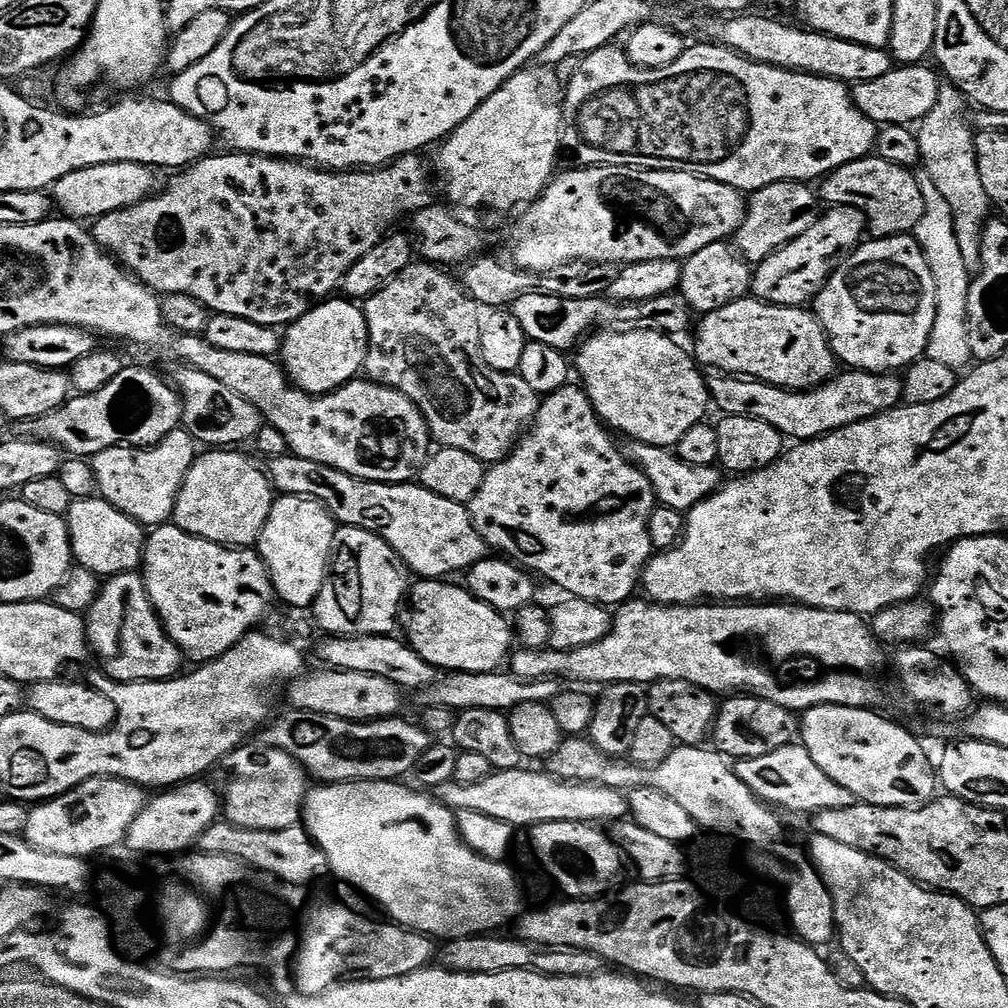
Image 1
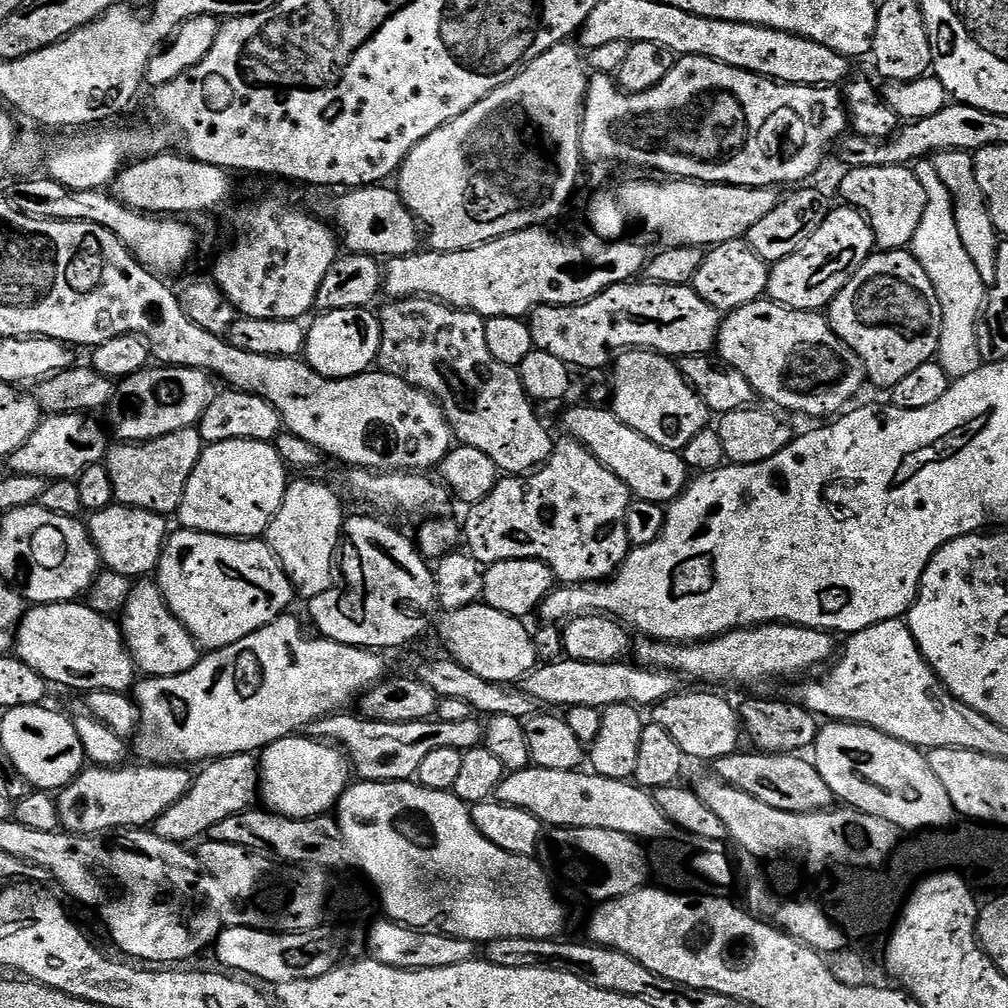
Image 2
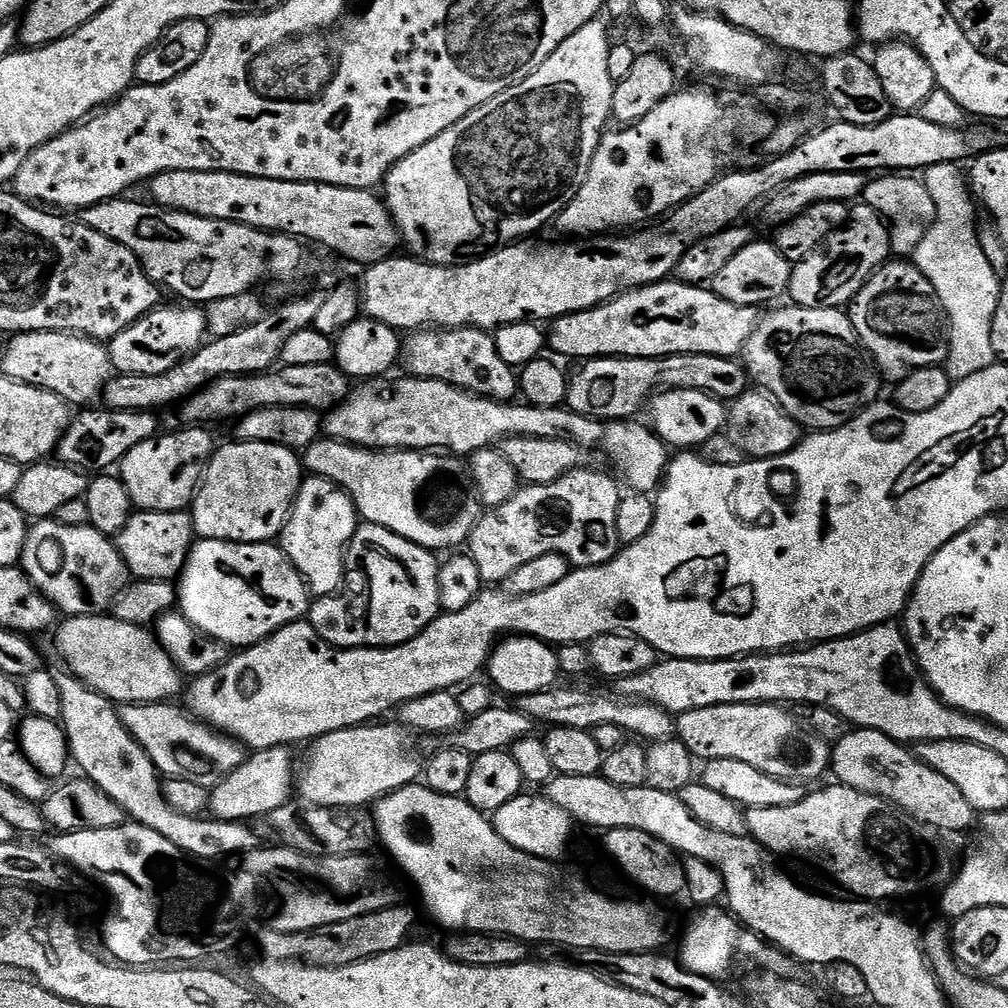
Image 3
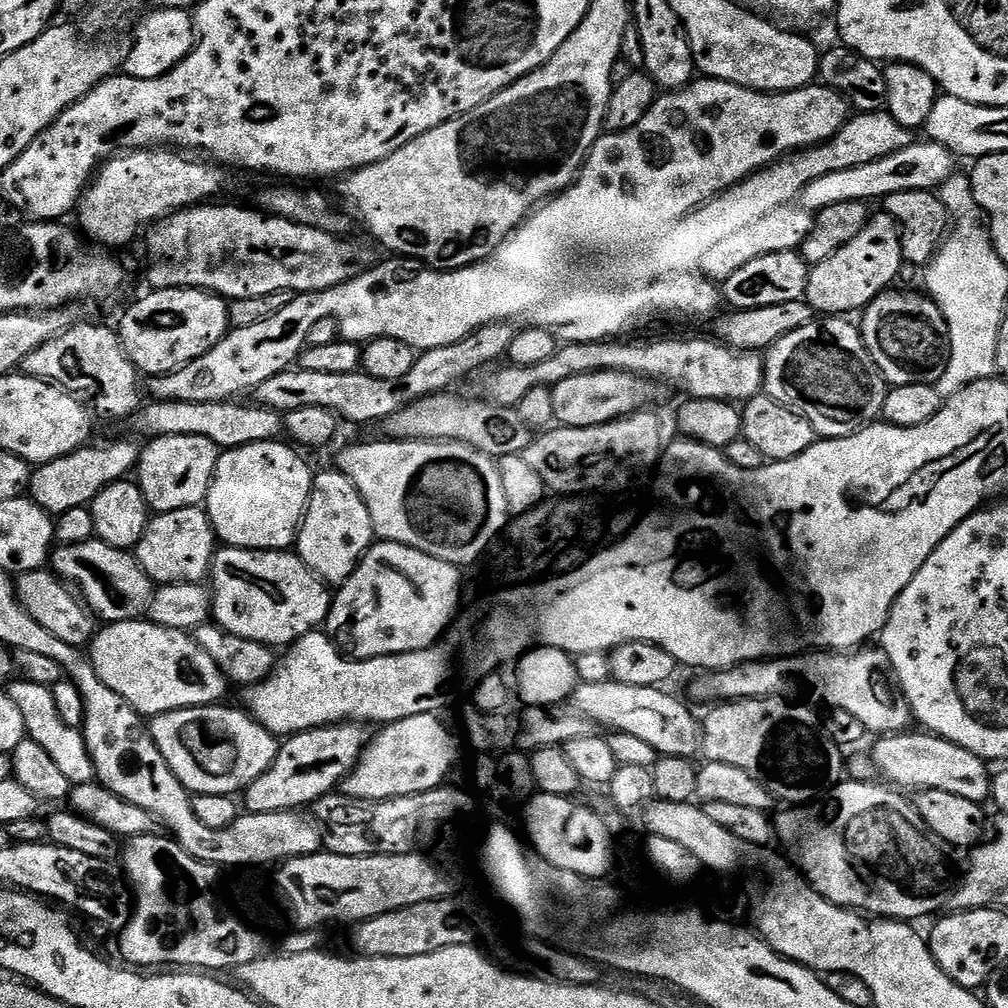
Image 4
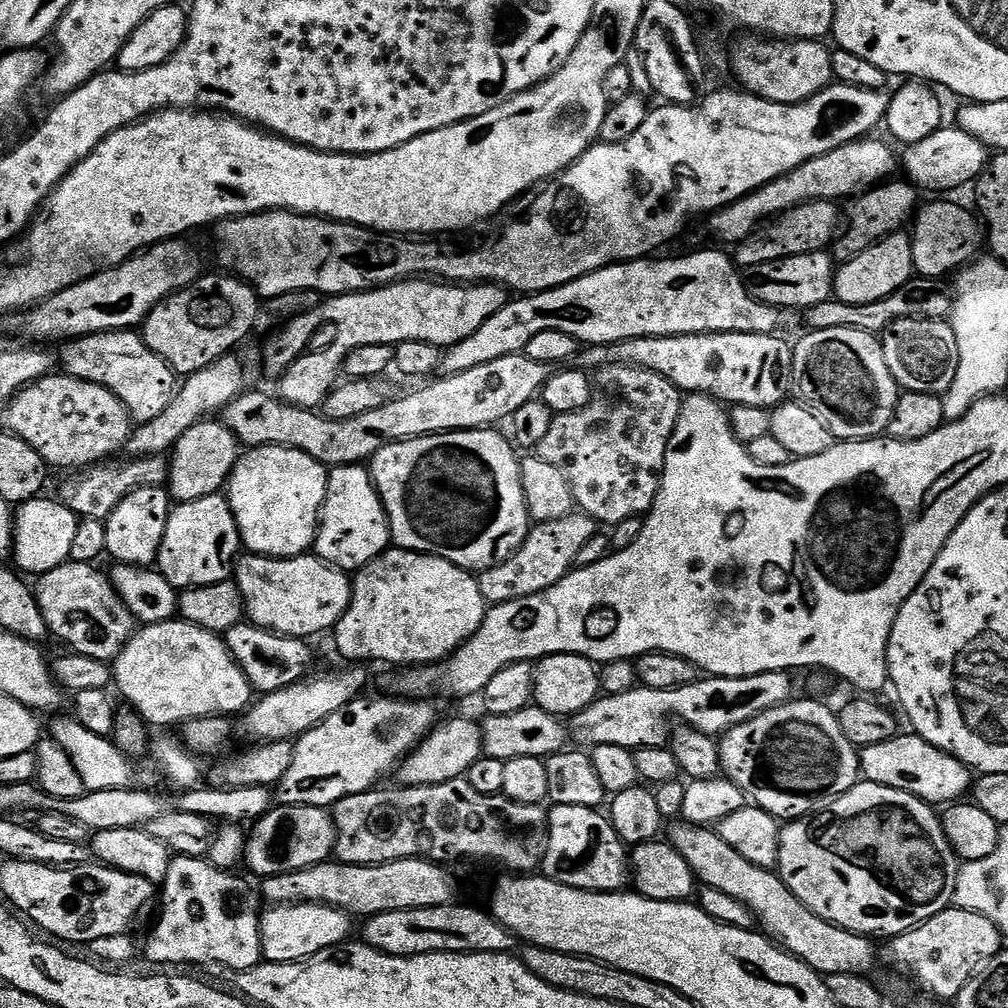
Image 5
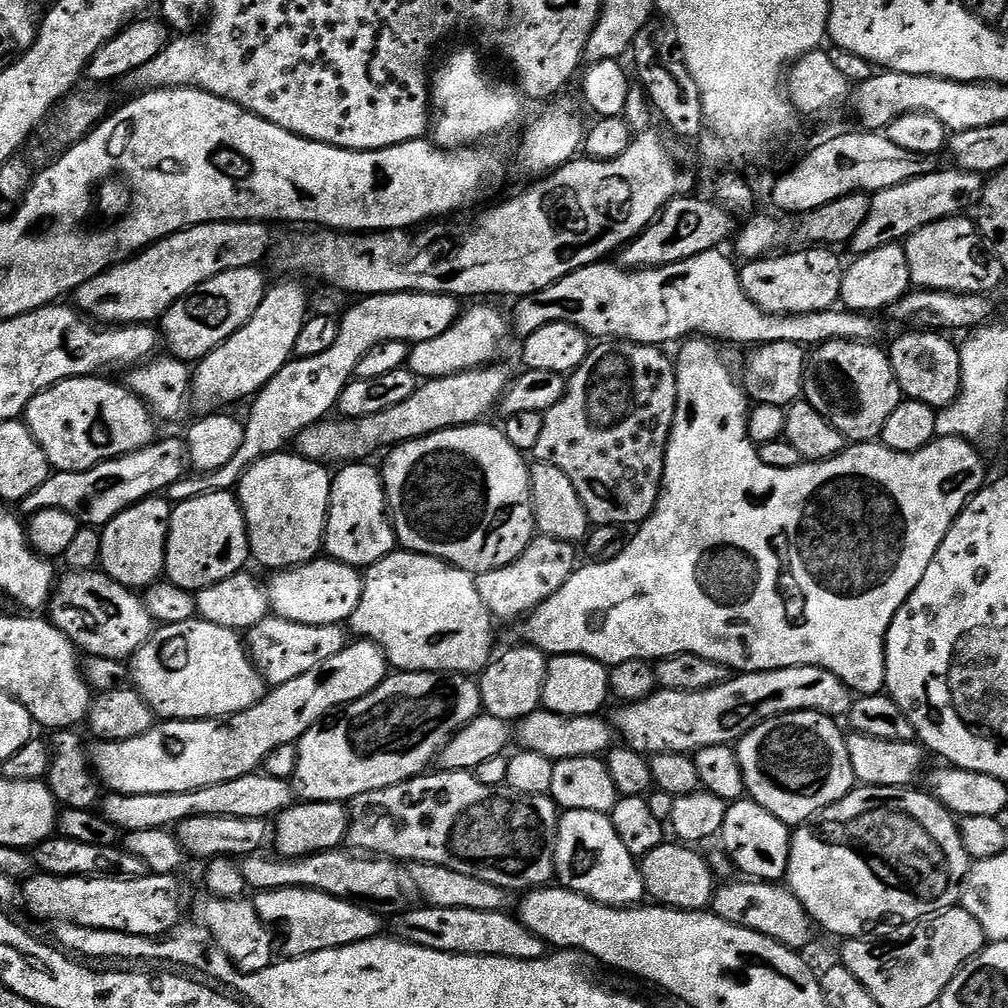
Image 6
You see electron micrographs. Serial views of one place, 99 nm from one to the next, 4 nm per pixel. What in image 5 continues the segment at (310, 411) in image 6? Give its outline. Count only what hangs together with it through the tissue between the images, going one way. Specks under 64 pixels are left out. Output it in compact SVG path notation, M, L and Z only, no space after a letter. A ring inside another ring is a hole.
M428 278L400 280L396 284L385 284L382 288L369 288L367 292L329 296L312 312L283 321L284 329L274 333L264 344L264 368L270 375L276 376L283 368L289 367L280 376L279 399L296 408L316 410L337 387L336 375L341 375L344 360L354 348L375 344L395 346L411 340L437 346L457 344L462 342L462 338L470 338L470 334L474 334L474 330L478 330L486 318L498 314L505 303L505 289L495 284L461 286L433 282ZM323 324L333 324L337 328L337 338L326 350L311 351L308 347L310 338L314 330Z

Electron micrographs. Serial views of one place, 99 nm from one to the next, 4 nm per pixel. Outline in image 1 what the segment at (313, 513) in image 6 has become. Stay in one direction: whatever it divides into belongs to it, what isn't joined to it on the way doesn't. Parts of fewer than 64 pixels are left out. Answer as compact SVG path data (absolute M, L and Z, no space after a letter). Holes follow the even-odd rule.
M208 450L205 452L208 452L205 454L205 456L204 453L197 455L196 461L193 462L193 464L190 466L190 470L188 471L186 478L182 482L180 493L178 494L178 498L176 499L176 509L172 511L172 520L174 521L177 528L181 528L183 532L190 534L191 536L197 536L198 538L209 540L210 542L214 542L215 544L223 544L225 546L235 546L238 548L247 549L249 546L255 545L257 541L259 541L262 530L266 526L266 518L268 517L270 510L272 509L274 489L269 473L265 471L265 469L263 472L263 470L260 469L259 466L256 465L250 457L243 456L243 454L240 453L243 451L240 450Z

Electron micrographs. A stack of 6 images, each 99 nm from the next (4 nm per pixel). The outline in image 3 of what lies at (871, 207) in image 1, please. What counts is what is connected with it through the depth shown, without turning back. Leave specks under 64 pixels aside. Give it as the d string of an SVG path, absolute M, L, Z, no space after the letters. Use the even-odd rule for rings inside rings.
M880 174L865 183L863 203L888 221L888 234L892 237L892 252L900 258L915 257L922 238L930 230L936 217L936 203L923 179L912 174Z

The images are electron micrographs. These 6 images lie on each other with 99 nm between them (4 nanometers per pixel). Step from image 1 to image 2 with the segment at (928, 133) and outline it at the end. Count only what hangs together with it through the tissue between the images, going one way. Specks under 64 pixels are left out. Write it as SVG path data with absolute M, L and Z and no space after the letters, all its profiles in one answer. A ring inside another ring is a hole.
M937 152L934 163L939 177L947 184L956 203L956 216L959 222L959 233L962 234L966 252L974 261L978 274L986 278L995 277L998 270L998 250L1002 237L994 226L994 218L990 214L990 206L986 194L982 194L982 186L978 186L978 174L973 153L970 152Z

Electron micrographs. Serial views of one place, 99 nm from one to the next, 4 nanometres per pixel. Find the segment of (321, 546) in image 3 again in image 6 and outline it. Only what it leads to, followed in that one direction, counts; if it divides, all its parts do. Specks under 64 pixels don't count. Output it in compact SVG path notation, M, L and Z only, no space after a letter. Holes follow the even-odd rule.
M349 462L333 475L328 525L324 531L323 551L331 559L361 570L371 568L398 548L396 530L388 511L388 495L384 491L384 477L370 465Z

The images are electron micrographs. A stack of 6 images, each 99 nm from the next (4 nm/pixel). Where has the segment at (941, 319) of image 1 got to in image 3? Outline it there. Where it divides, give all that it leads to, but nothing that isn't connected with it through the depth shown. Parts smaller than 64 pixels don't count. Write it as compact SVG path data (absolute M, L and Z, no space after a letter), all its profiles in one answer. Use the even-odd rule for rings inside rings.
M938 162L923 169L924 185L936 203L936 217L918 246L914 263L928 279L944 307L948 322L946 371L954 382L986 370L996 360L992 323L998 310L1002 281L980 245L981 229L976 228L974 189L959 163Z

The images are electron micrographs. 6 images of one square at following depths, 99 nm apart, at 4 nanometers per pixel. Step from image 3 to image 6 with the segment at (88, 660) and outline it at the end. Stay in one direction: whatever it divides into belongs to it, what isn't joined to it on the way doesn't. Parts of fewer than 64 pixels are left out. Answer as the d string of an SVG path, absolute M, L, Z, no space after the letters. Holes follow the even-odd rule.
M202 619L157 627L130 658L130 680L157 717L164 720L215 720L254 706L266 695L264 675L249 656L241 633Z

